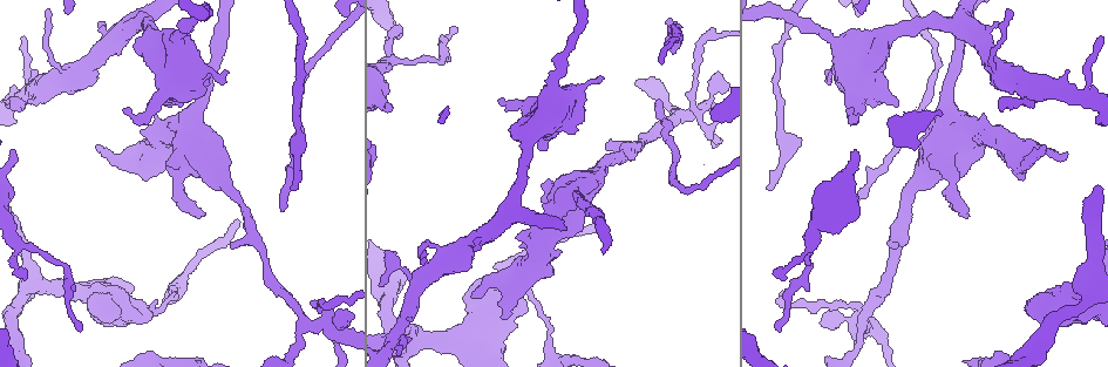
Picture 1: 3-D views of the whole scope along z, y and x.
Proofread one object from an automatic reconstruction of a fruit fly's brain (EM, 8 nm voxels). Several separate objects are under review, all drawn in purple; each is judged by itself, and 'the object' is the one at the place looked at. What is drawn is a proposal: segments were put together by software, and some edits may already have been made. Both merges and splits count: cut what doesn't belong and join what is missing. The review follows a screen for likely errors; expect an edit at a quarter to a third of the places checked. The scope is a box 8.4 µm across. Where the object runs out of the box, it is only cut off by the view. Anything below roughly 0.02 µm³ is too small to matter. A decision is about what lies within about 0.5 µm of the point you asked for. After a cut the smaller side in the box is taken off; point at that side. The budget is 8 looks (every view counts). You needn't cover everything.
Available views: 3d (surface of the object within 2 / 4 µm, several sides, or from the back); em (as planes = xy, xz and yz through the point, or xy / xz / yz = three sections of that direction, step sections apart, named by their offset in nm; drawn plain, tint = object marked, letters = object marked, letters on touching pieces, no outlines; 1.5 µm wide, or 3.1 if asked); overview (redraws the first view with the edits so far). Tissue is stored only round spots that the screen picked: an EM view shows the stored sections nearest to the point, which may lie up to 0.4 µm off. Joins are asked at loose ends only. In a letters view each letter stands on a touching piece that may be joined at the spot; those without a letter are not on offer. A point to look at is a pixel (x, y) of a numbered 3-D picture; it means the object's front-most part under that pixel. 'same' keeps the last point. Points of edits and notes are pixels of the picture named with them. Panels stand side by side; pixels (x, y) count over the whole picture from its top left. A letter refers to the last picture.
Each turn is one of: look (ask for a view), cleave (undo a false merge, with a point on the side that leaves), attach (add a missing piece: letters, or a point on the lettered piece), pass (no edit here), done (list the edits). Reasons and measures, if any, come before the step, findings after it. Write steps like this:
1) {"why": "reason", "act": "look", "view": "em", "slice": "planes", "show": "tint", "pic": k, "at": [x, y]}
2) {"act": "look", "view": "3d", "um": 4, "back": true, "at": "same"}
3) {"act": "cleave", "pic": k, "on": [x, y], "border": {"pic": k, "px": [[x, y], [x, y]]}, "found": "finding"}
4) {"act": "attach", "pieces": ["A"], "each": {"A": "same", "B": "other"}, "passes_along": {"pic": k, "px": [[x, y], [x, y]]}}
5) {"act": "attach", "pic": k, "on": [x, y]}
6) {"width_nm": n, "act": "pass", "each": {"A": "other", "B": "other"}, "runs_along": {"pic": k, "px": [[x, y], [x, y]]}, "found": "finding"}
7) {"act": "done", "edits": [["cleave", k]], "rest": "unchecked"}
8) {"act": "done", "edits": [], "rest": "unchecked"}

{"act": "look", "view": "3d", "um": 2, "pic": 1, "at": [99, 26]}

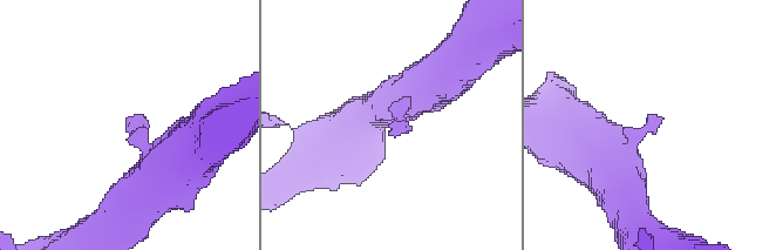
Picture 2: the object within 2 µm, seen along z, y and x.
{"why": "now the EM", "act": "look", "view": "em", "slice": "xy", "step": 8, "show": "tint", "pic": 2, "at": [129, 122]}

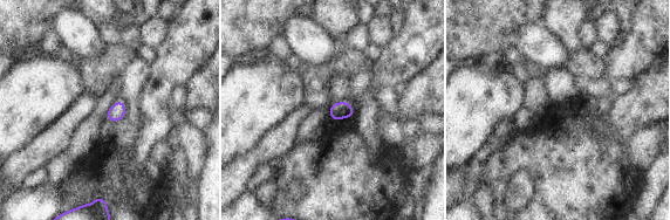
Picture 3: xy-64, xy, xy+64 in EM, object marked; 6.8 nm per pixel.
{"why": "another direction", "act": "look", "view": "em", "slice": "planes", "show": "letters", "at": "same"}

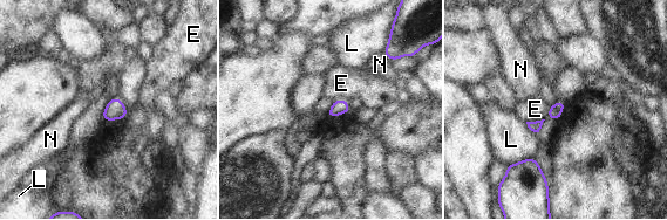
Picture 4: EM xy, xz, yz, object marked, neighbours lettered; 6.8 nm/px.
{"act": "pass", "each": {"E": "other", "L": "other", "N": "other"}, "border": {"pic": 4, "px": [[544, 118], [526, 122]]}, "found": "no lettered piece goes on from it"}

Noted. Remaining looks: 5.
{"why": "branch stops here", "act": "look", "view": "3d", "um": 2, "pic": 1, "at": [385, 107]}

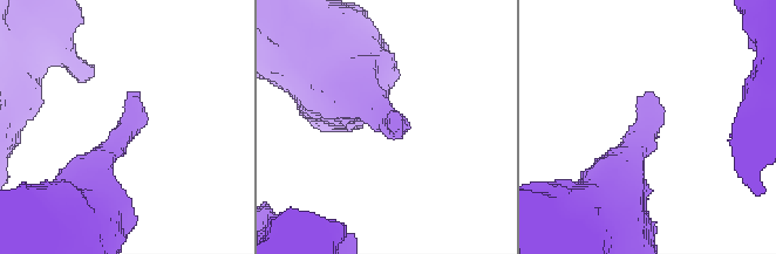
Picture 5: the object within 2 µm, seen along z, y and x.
{"why": "shape alone is not enough", "act": "look", "view": "em", "slice": "planes", "show": "letters", "pic": 5, "at": [391, 119]}

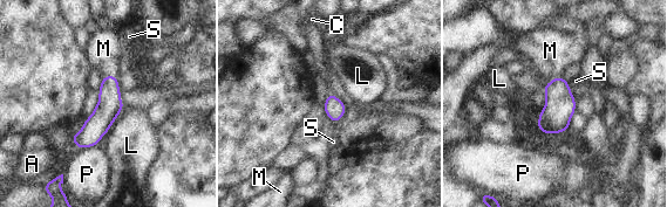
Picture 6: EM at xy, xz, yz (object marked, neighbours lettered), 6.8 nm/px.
{"width_nm": 140, "act": "attach", "pieces": ["M"], "each": {"A": "other", "C": "other", "L": "other", "M": "same", "P": "other", "S": "other"}, "passes_along": {"pic": 6, "px": [[560, 104], [555, 78], [550, 50]]}, "found": "the neuron continues"}

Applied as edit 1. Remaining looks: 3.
{"why": "redraw", "act": "look", "view": "overview"}

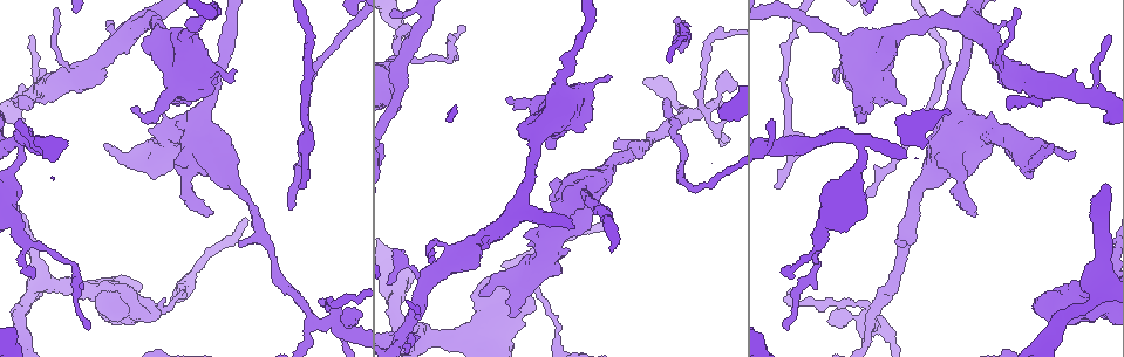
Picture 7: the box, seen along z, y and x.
{"why": "free end", "act": "look", "view": "3d", "um": 2, "back": true, "pic": 7, "at": [163, 300]}

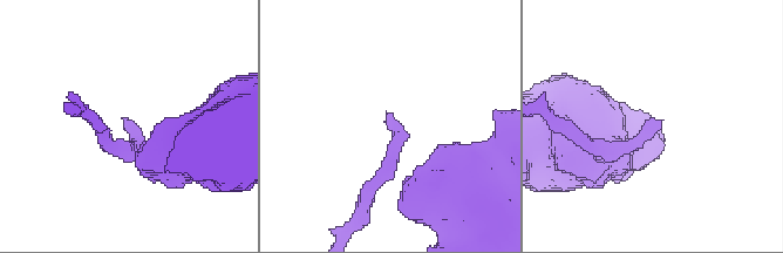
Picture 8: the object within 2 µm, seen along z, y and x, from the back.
{"why": "need the tissue", "act": "look", "view": "em", "slice": "planes", "show": "letters", "pic": 8, "at": [124, 119]}

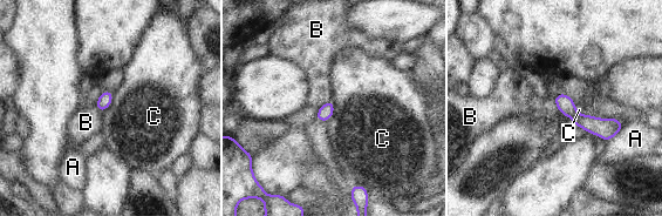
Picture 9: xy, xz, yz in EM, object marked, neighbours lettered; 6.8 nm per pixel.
{"act": "pass", "each": {"A": "other", "B": "other", "C": "other"}, "found": "none of them fits"}

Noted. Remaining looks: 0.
{"act": "done", "edits": [["attach", 6]], "rest": "unchecked"}

